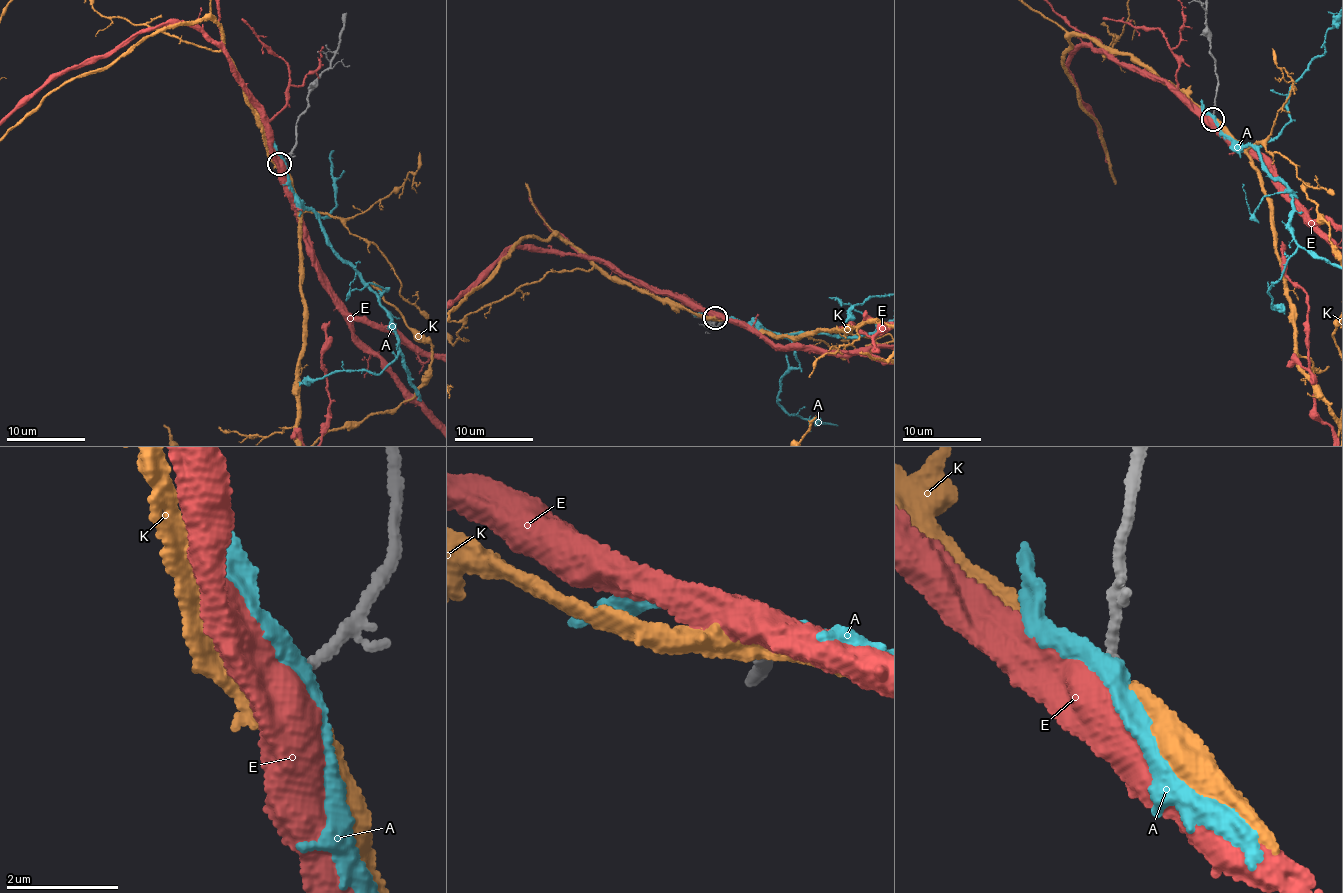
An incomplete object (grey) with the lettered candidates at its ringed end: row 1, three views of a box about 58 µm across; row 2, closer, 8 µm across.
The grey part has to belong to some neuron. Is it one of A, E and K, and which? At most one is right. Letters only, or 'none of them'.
K

